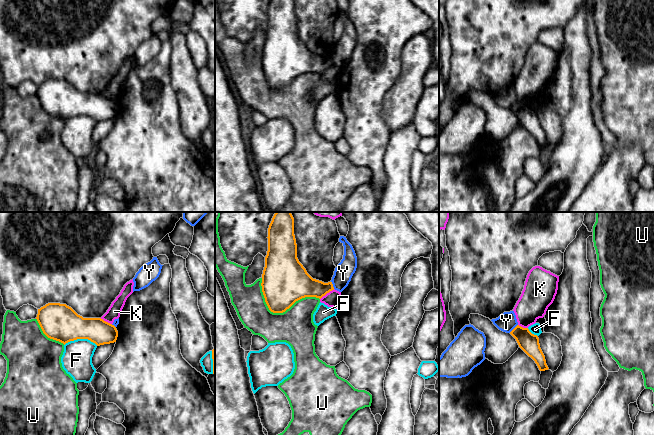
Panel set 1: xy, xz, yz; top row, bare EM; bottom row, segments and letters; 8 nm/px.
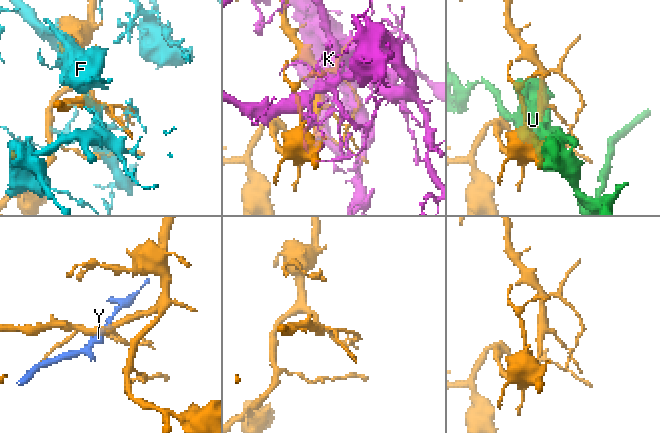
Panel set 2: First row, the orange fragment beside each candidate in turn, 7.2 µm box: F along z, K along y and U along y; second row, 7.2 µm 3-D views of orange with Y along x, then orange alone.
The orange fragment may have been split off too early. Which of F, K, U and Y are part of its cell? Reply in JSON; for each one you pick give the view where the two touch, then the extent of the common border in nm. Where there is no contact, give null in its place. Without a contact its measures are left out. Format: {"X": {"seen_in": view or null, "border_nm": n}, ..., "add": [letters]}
{"add": []}

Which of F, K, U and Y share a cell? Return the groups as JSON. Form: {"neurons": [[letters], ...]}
{"neurons": [["F"], ["K"], ["U"], ["Y"]]}

